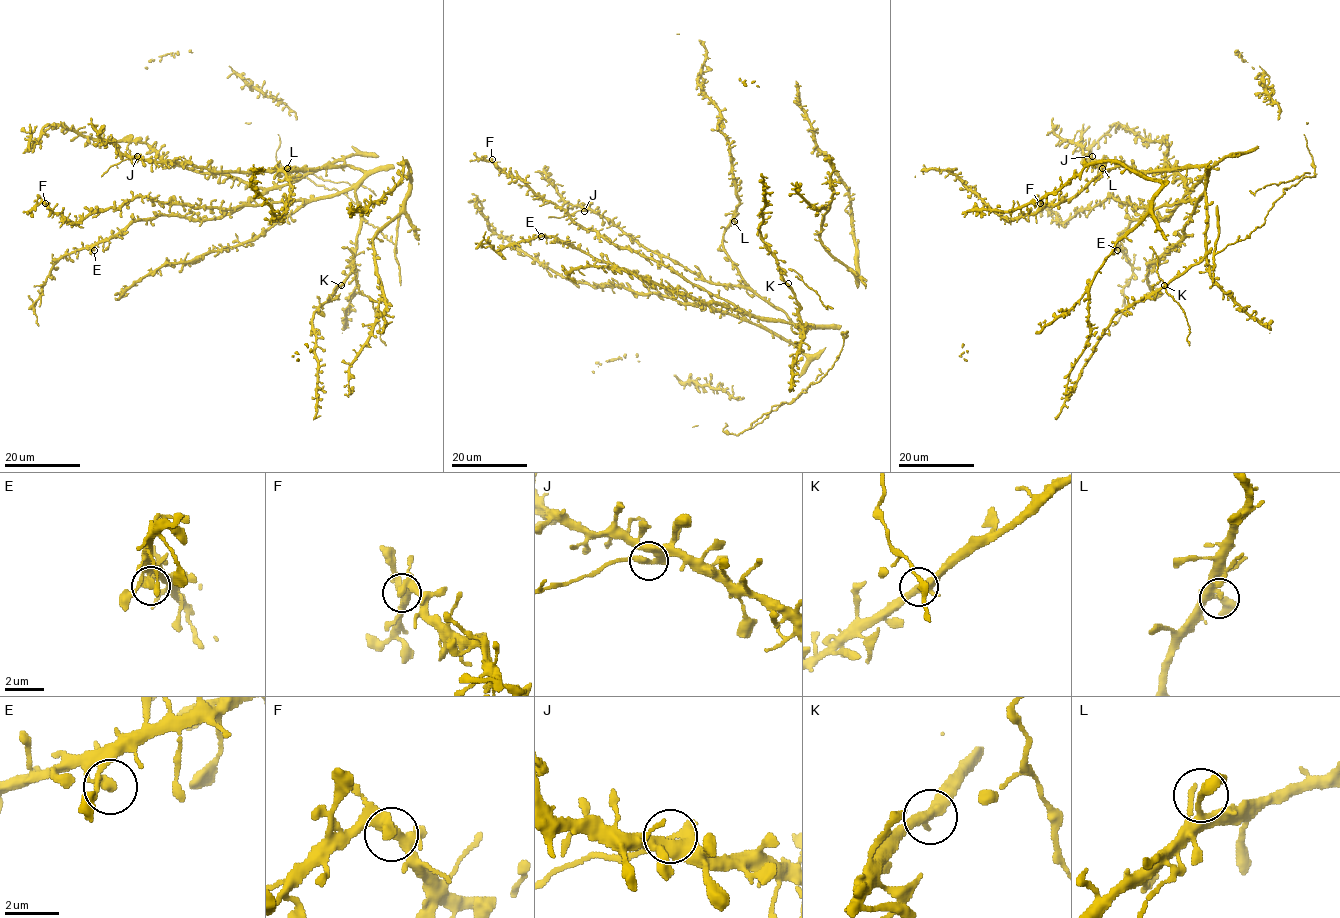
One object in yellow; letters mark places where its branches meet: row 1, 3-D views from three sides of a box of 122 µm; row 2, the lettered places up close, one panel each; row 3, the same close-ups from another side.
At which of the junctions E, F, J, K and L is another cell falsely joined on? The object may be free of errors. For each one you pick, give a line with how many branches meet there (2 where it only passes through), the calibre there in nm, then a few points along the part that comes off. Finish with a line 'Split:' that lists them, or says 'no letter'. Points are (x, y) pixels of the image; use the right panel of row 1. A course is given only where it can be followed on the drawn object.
J: Branches: 2. Thickness 360 nm. Course of the part to remove: (1092, 156), (1098, 165), (1098, 176)
Split: J

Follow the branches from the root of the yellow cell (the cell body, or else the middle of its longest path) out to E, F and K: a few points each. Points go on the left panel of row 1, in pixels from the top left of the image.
E: (314, 314), (352, 269), (360, 225), (353, 188), (291, 201), (269, 188), (212, 219), (137, 219), (94, 250)
F: (314, 314), (352, 269), (360, 225), (353, 188), (231, 208), (133, 197), (77, 222), (45, 203)
K: (314, 314), (341, 285)

